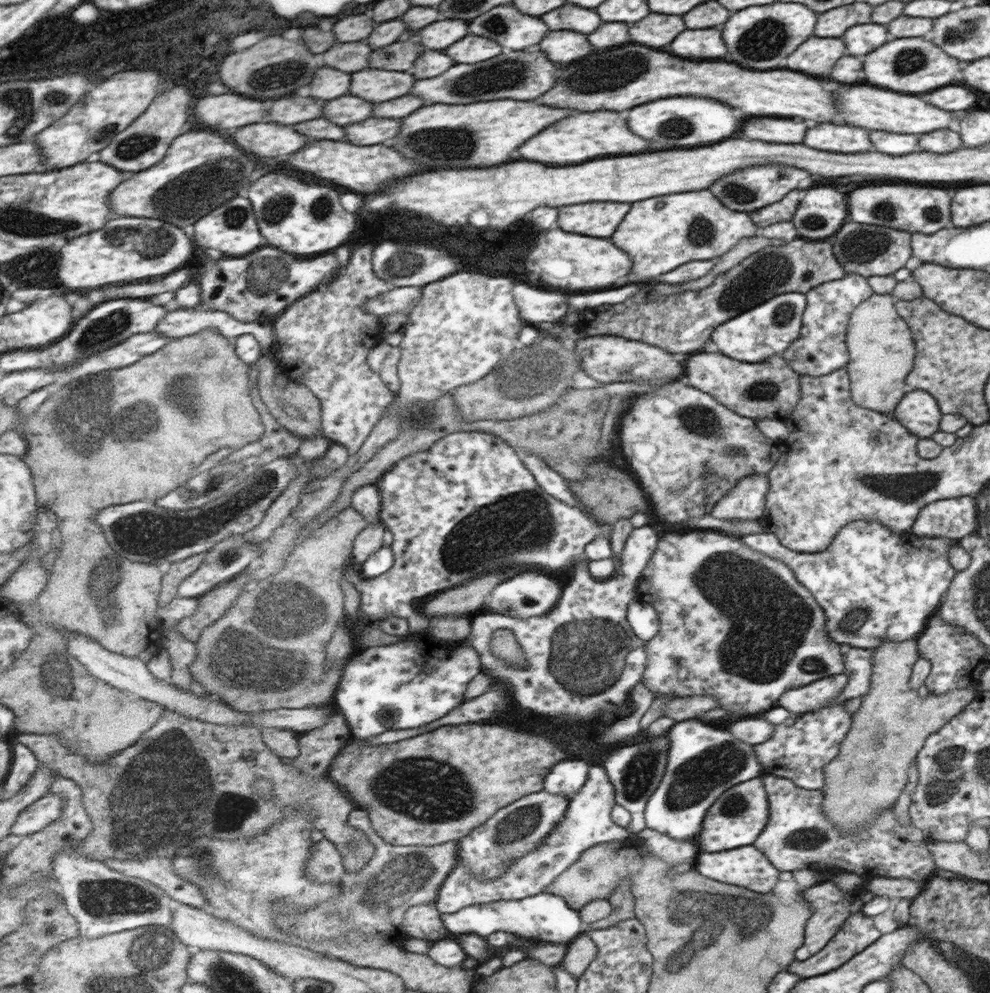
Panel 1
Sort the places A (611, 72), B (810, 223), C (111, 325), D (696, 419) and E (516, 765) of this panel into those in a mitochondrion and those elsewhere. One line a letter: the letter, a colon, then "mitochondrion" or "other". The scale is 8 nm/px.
A: mitochondrion
B: mitochondrion
C: mitochondrion
D: mitochondrion
E: other

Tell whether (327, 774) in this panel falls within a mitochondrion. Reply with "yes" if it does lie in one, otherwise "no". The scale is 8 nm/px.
no

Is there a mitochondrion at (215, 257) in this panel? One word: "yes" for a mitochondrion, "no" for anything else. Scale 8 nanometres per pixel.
no

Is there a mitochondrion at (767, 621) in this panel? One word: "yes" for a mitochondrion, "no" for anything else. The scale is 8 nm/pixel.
yes

